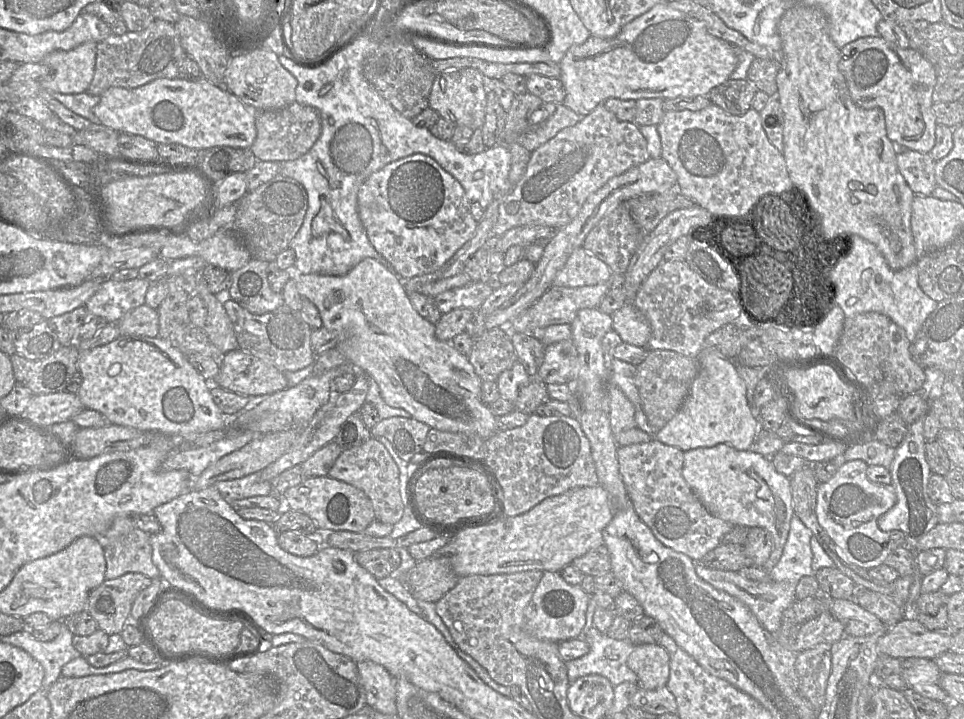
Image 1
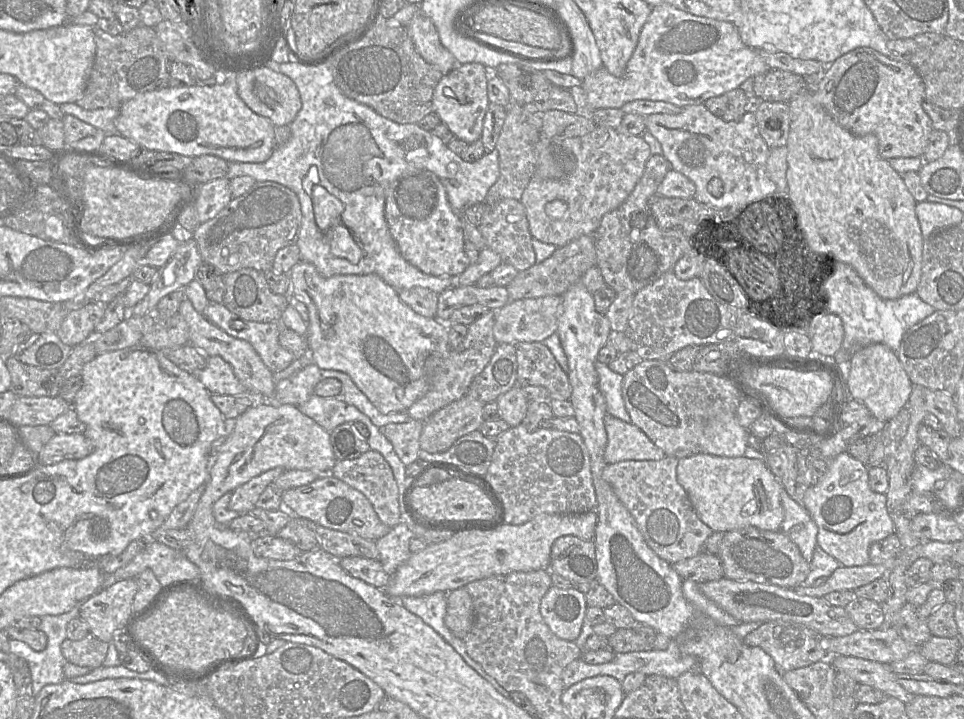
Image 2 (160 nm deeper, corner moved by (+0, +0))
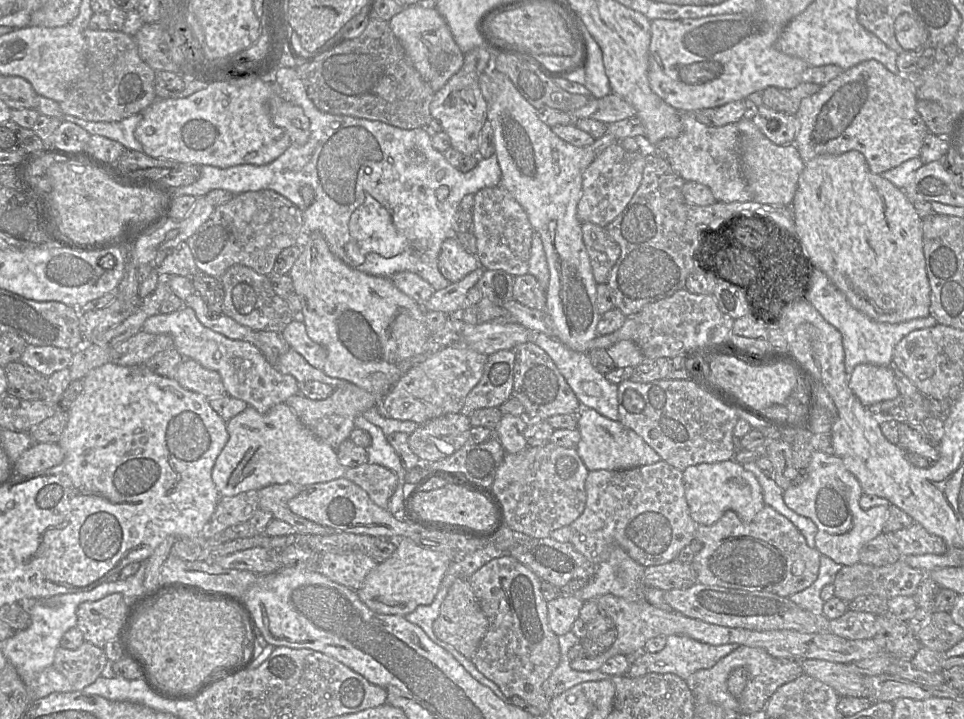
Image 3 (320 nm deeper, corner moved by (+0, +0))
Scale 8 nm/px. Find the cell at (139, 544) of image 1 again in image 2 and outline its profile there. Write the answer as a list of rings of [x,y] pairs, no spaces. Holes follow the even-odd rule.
[[[148,539],[145,549],[113,575],[117,582],[136,579],[147,569],[152,570],[161,585],[184,578],[201,580],[199,568],[181,551],[153,539]]]

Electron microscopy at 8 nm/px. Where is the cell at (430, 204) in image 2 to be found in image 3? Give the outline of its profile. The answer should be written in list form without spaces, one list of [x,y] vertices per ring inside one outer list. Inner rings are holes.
[[[454,236],[442,243],[438,256],[438,268],[449,283],[462,280],[479,267],[481,264],[478,258],[463,250]]]

